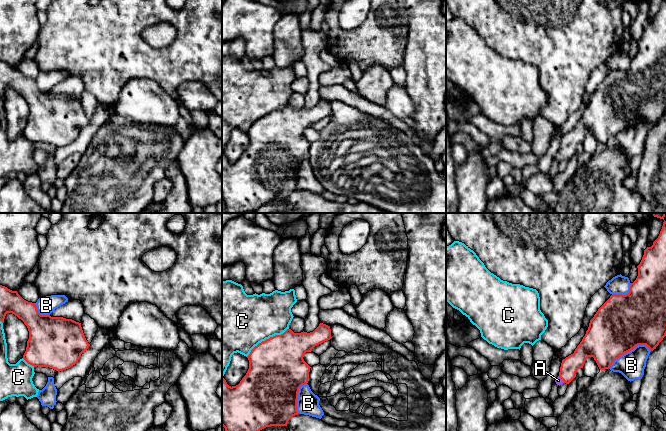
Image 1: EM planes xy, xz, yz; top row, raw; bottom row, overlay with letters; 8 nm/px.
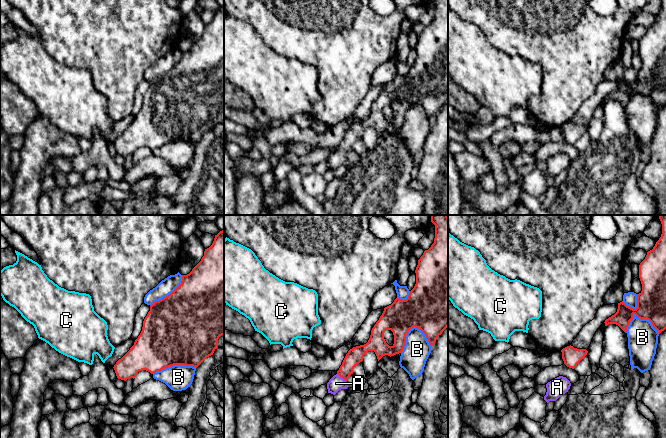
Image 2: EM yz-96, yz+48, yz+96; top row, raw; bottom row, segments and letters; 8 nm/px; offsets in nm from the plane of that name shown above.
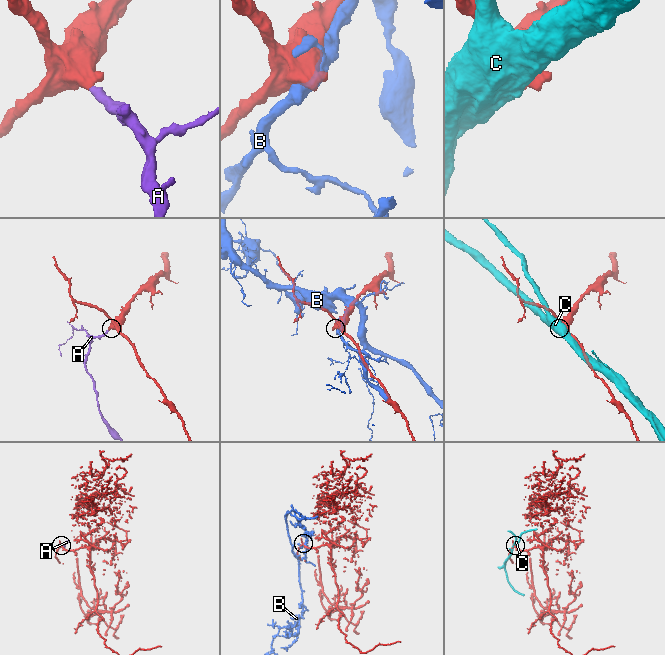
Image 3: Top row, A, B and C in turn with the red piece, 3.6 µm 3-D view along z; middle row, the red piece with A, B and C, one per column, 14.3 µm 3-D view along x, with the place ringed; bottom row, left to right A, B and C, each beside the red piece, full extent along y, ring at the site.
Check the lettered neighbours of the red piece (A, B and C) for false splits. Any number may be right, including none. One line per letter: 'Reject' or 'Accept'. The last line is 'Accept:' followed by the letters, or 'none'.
A: Accept
B: Reject
C: Reject
Accept: A

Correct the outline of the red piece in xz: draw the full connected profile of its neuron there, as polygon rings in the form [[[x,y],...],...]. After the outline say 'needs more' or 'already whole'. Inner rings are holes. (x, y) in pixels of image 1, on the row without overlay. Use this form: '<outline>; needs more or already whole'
[[[320,99],[313,108],[294,109],[287,105],[283,110],[270,113],[255,122],[247,132],[249,145],[238,161],[231,163],[222,154],[222,202],[225,204],[226,212],[247,213],[266,203],[287,202],[288,197],[299,190],[297,187],[299,164],[307,160],[309,155],[311,143],[304,137],[304,130],[330,115],[330,102]]]; already whole

